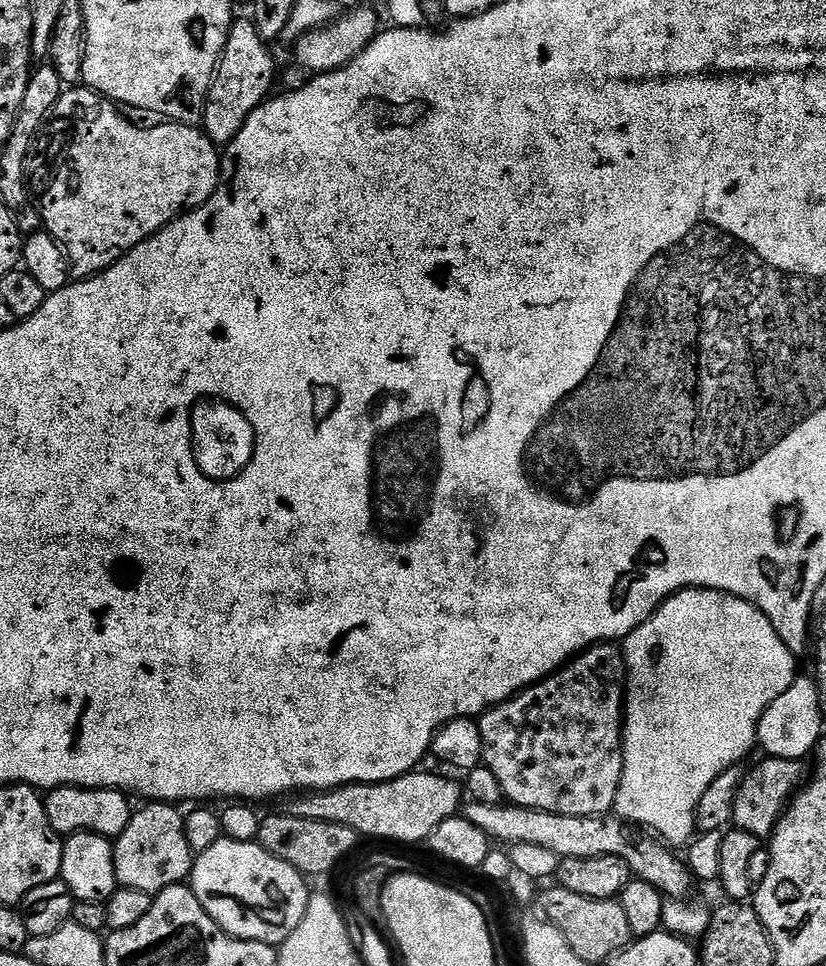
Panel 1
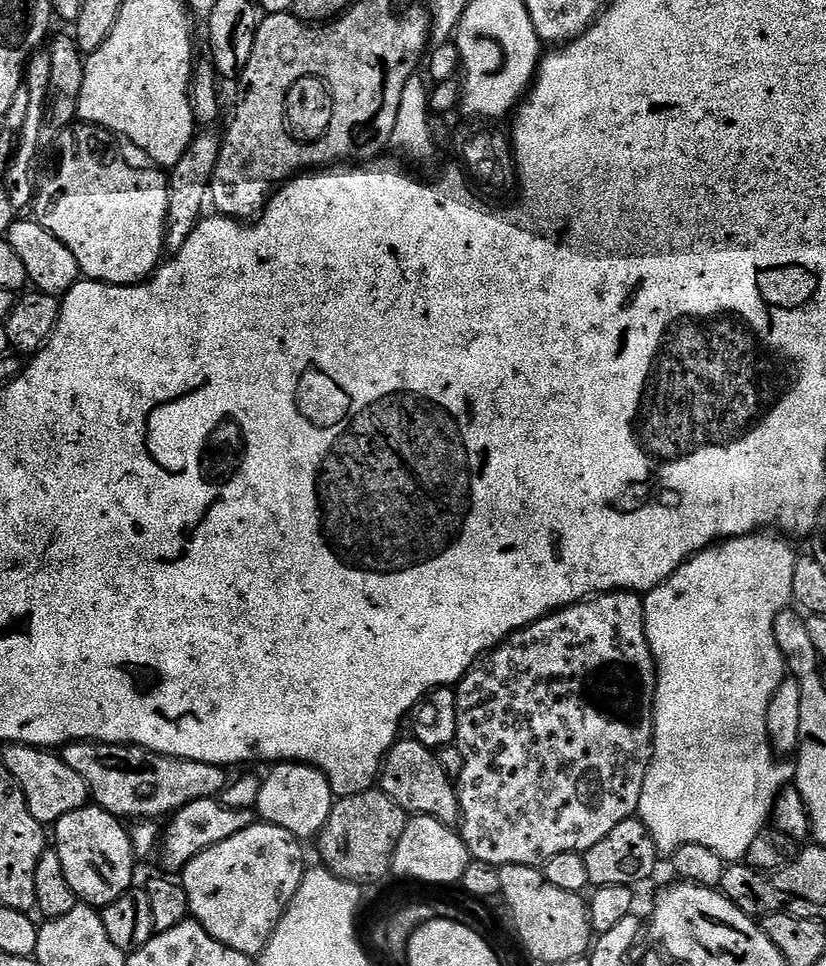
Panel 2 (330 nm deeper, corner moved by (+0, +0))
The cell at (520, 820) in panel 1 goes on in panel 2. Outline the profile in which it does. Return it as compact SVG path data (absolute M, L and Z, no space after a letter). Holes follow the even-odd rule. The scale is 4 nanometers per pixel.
M397 739L380 766L378 788L412 816L438 818L438 822L449 826L459 821L460 803L456 797L455 783L448 777L446 770L442 770L437 753L417 740Z

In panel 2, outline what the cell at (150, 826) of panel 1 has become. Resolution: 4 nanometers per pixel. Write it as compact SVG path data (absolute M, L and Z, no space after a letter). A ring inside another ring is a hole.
M219 799L199 800L190 802L178 809L167 821L162 832L162 843L158 849L158 860L164 863L163 871L168 874L183 873L184 867L198 854L202 854L210 846L218 842L226 842L238 830L246 830L251 824L257 823L258 816L253 810L230 810L220 803Z

